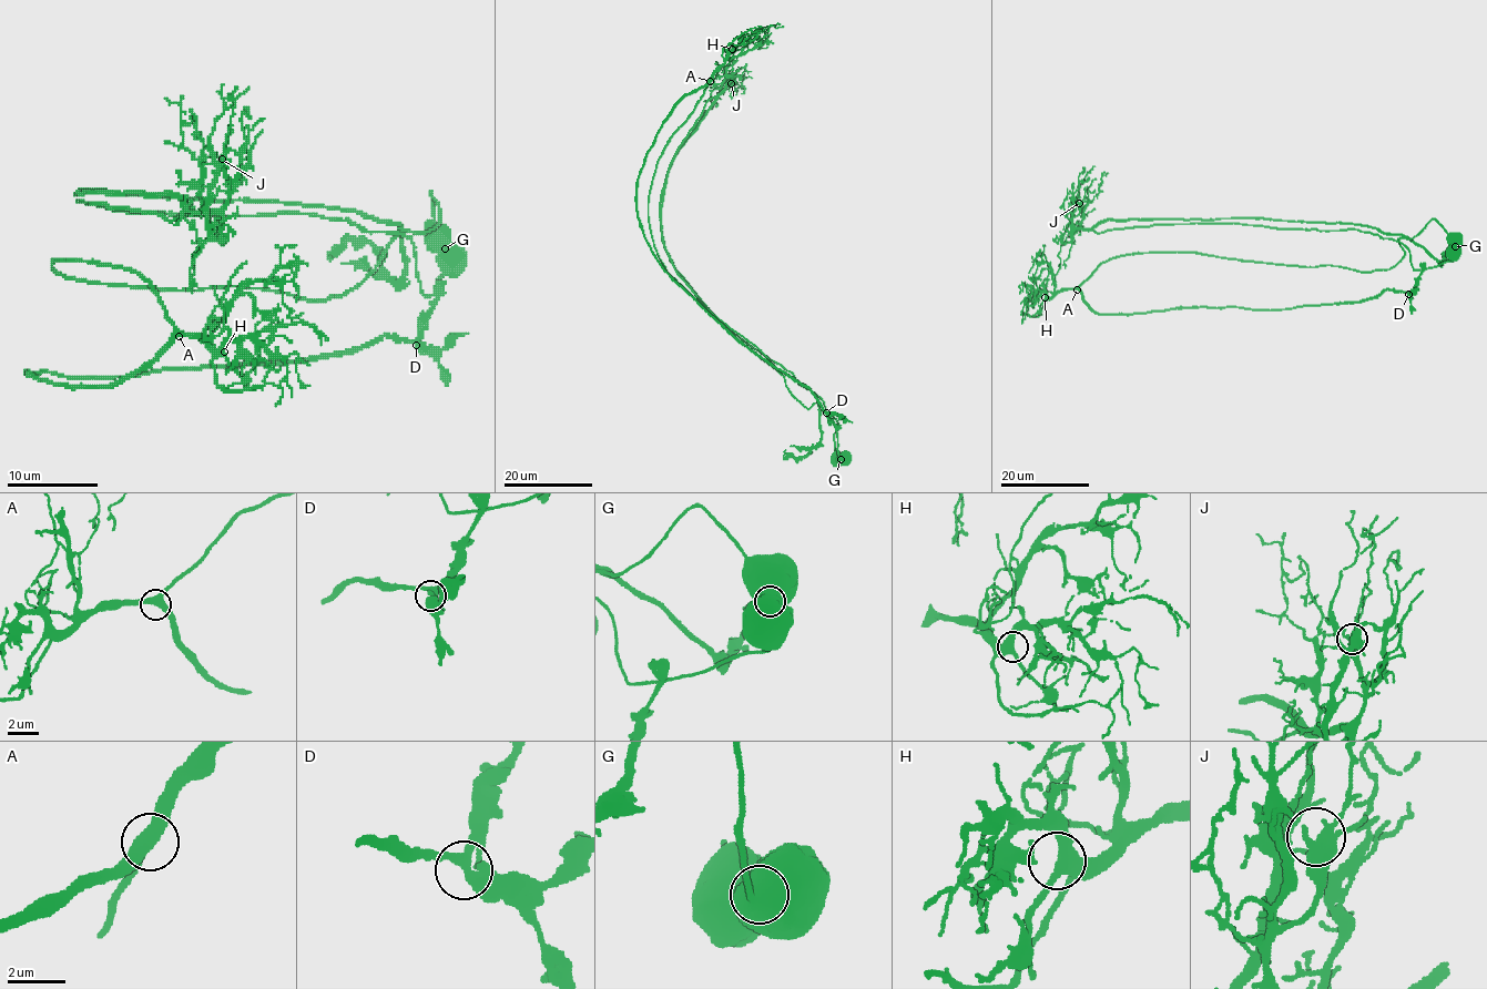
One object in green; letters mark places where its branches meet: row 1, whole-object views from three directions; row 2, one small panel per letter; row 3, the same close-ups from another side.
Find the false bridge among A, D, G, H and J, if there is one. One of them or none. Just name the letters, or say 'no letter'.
G

